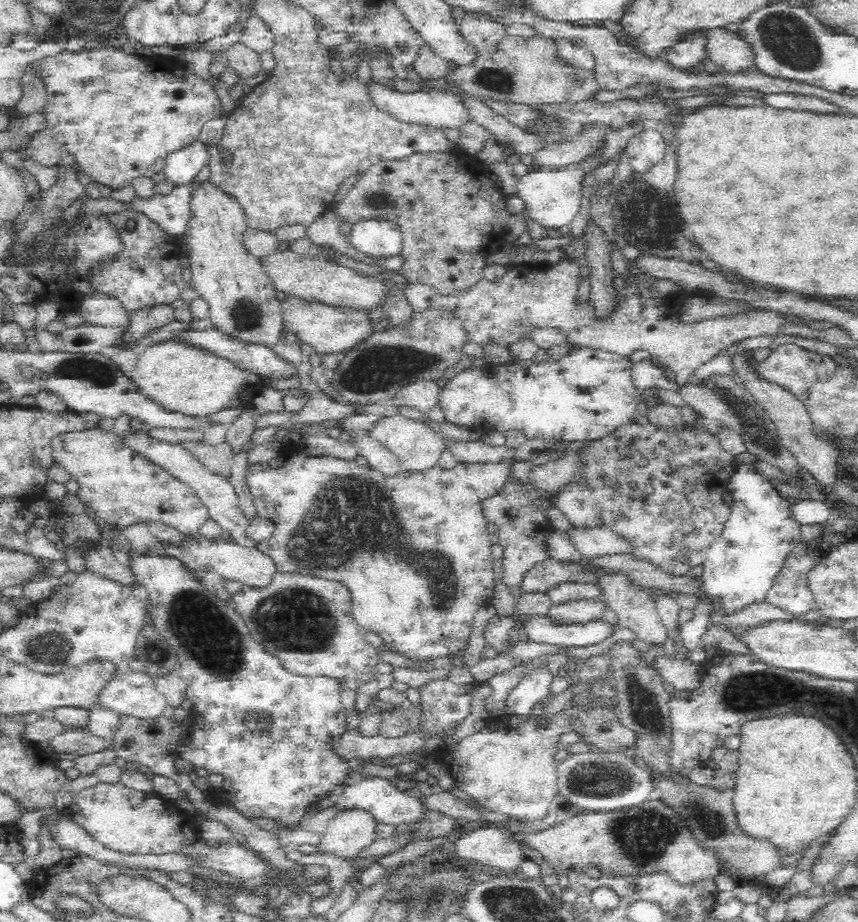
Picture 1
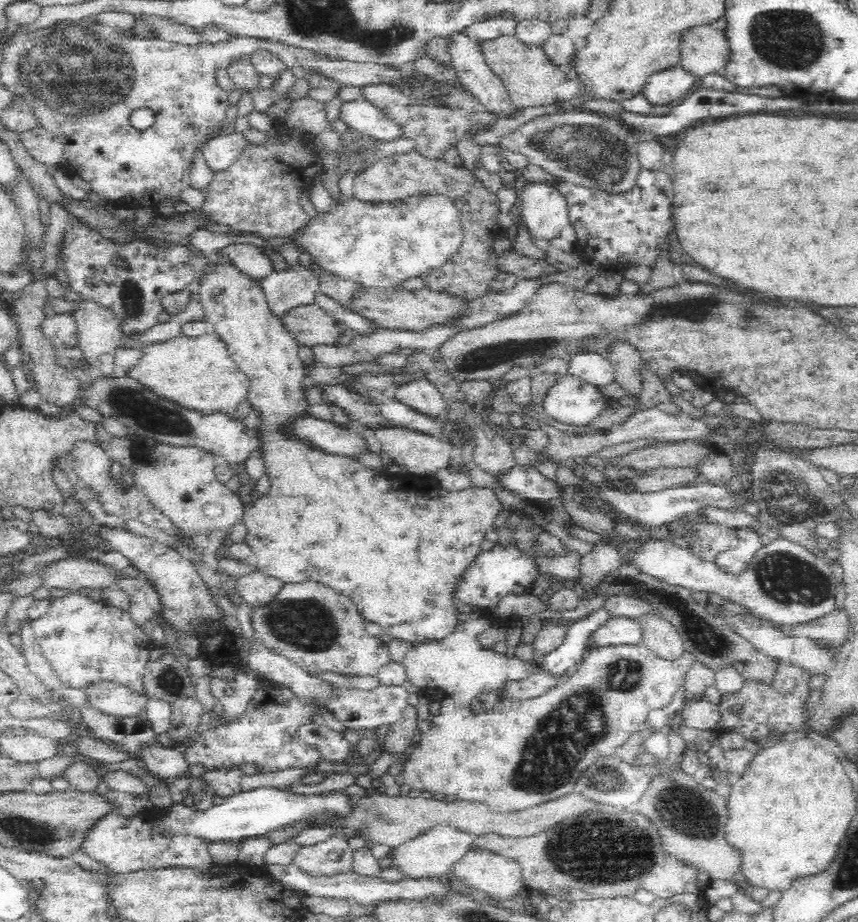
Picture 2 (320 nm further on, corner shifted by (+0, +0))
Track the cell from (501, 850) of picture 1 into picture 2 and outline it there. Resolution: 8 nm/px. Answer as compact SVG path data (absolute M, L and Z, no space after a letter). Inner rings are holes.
M488 848L472 849L453 867L456 878L494 898L510 898L524 889L521 865Z

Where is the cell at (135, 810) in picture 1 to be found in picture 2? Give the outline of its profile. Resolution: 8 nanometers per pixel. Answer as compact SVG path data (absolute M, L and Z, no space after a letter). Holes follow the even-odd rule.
M152 808L134 815L122 815L114 811L98 817L85 832L81 849L110 872L130 873L158 868L185 867L196 871L210 869L210 839L198 835L178 833L170 835L162 828L162 818L167 811Z

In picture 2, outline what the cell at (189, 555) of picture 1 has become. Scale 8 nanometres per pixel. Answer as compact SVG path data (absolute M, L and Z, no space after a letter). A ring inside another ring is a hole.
M260 571L235 577L238 601L246 602L252 608L265 605L272 600L282 585L281 580Z

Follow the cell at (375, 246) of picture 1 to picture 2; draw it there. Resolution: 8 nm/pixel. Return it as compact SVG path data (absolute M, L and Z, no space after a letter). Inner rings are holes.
M412 196L388 203L366 203L352 197L334 201L328 214L309 218L309 224L292 238L299 249L306 249L314 264L339 279L352 279L368 288L386 288L398 286L410 277L424 276L454 256L455 248L462 242L462 227L456 207L445 196Z

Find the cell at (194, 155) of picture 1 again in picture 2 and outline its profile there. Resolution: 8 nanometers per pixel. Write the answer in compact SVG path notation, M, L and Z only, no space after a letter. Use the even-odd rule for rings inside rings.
M236 131L212 138L204 144L202 158L212 172L226 170L245 147L246 141L246 136Z

